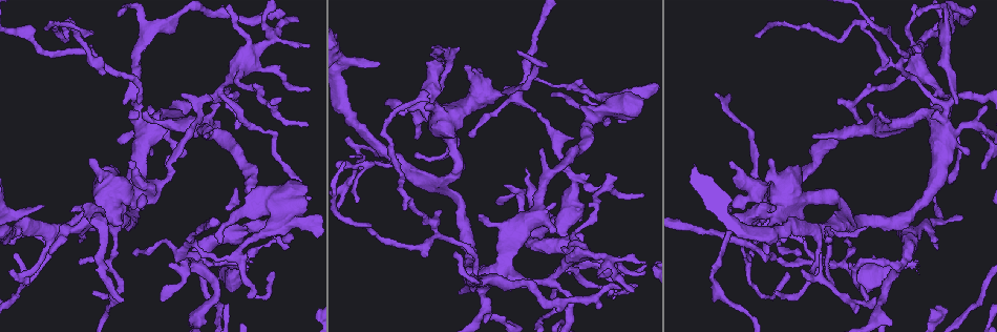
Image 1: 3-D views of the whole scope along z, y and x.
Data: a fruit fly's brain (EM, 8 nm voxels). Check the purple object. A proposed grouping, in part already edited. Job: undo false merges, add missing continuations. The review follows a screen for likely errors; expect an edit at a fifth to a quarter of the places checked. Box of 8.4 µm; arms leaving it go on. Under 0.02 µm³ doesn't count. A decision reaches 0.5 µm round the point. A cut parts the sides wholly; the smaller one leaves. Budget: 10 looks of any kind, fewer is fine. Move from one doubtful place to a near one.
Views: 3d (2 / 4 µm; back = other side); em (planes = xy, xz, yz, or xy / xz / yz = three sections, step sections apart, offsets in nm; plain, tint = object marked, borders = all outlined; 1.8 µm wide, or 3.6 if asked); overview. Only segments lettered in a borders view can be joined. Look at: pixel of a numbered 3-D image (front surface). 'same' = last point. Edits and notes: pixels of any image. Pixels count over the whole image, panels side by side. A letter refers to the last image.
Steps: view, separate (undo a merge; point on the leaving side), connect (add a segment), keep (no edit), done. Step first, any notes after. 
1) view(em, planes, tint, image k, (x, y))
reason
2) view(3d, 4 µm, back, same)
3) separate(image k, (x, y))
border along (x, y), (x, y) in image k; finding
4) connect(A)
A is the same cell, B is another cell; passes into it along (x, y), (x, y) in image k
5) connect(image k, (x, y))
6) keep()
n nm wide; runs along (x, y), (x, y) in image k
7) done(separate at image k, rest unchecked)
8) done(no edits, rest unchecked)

view(3d, 4 µm, image 1, (150, 155))
stops while still wide

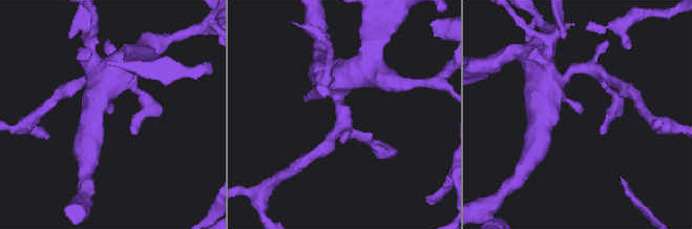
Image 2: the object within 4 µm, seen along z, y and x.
view(em, 3.6 µm, planes, plain, image 2, (581, 112))
shape alone is not enough

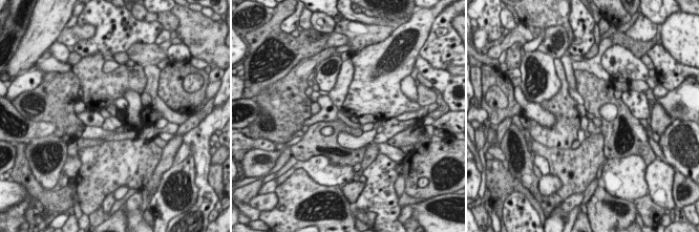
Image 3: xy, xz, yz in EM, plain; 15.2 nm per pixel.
view(em, 3.6 µm, planes, borders, same)

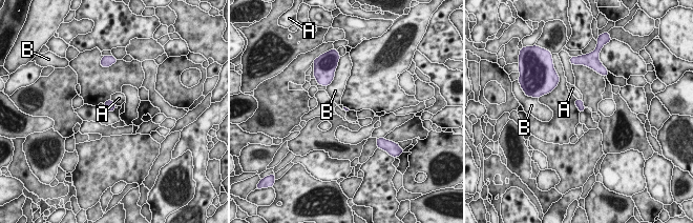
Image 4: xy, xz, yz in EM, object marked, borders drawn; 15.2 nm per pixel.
keep()
A and B are other cells; border along (576, 98), (582, 100) in image 4; none of them fits

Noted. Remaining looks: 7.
view(em, xz, step 4, borders, image 1, (551, 231))
branch stops here

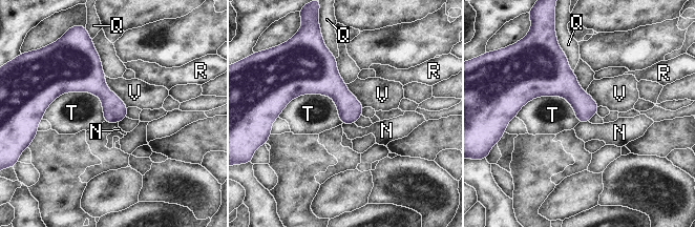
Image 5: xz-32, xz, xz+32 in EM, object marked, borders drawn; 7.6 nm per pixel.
keep()
T touches over 480 nm; N, Q, R, T and V are other cells; border along (104, 109), (65, 91), (42, 119) in image 5; none of them fits

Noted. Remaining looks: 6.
view(em, planes, borders, image 1, (15, 270))
free end

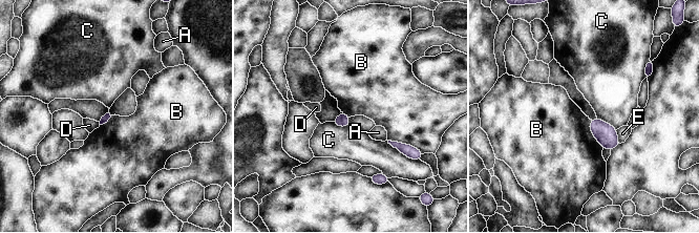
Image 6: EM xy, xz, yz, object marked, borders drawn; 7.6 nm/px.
keep()
A, B, C, D and E are other cells; border along (590, 120), (590, 131), (602, 149) in image 6; no lettered segment goes on from it

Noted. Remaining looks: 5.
view(3d, 4 µm, back, image 1, (617, 122))
free end

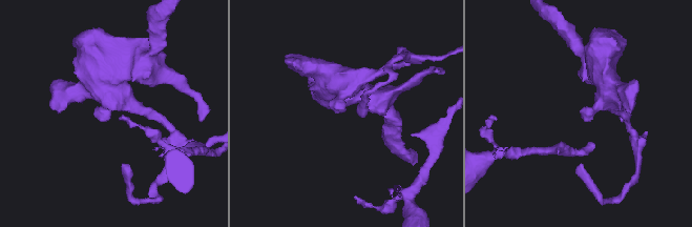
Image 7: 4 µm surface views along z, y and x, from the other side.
view(em, planes, borders, image 7, (583, 114))
need the tissue

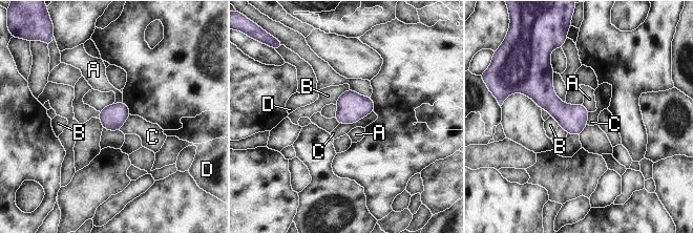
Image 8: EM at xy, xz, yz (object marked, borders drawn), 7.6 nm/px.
keep()
A, B, C and D are other cells; none of them fits

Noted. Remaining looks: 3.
done(no edits, rest unchecked)

